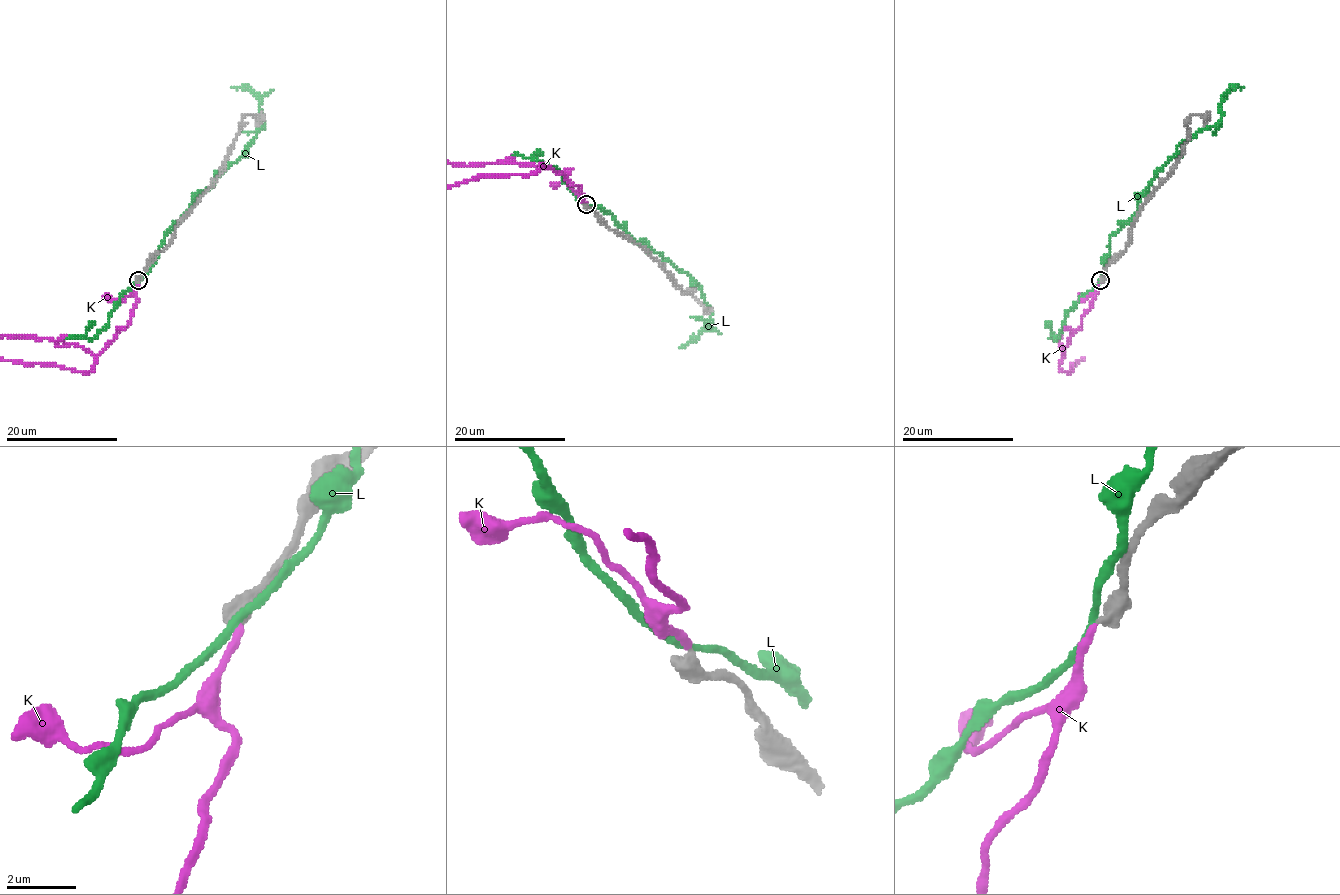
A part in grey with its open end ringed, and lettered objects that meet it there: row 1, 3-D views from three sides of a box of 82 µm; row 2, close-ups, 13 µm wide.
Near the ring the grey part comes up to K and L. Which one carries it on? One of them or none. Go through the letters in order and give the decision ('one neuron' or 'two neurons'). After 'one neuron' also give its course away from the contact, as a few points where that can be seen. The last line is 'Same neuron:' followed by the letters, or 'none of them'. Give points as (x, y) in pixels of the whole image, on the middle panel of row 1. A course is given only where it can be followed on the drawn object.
K: one neuron
L: two neurons
Same neuron: K

